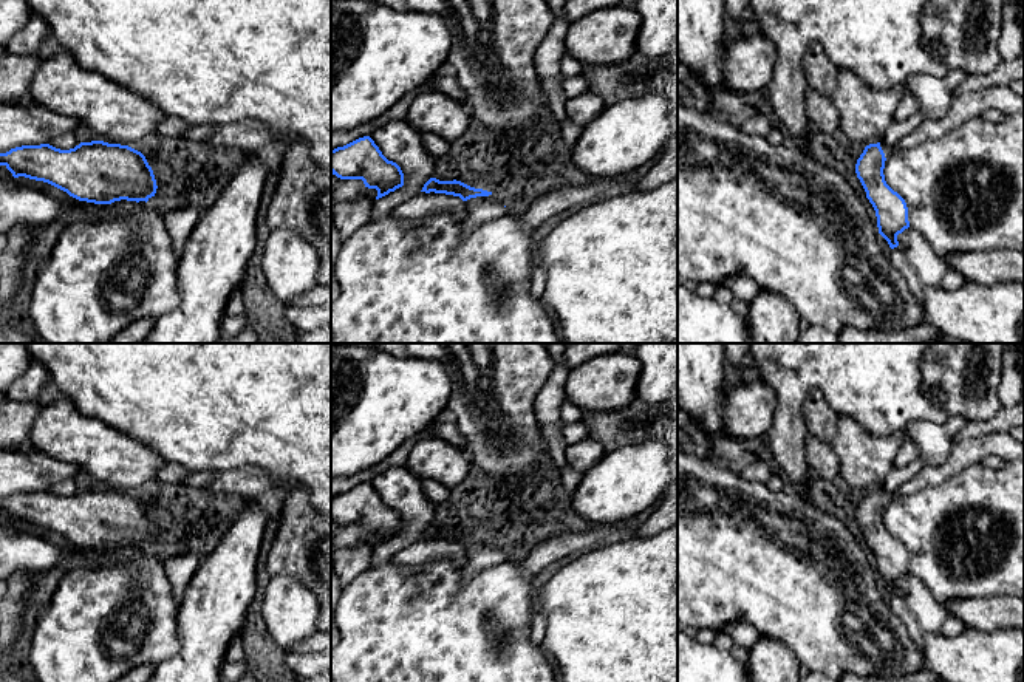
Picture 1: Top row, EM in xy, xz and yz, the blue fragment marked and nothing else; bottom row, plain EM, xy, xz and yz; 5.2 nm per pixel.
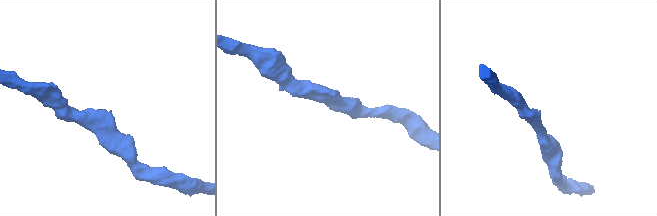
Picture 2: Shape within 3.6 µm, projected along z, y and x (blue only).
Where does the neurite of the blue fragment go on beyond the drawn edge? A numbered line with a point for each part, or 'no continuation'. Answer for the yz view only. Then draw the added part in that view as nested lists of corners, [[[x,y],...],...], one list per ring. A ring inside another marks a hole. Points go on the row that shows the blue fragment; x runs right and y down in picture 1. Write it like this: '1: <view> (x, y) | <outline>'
1: yz (965, 105) | [[[995,85],[982,91],[959,93],[953,97],[951,108],[940,121],[923,119],[922,125],[906,135],[896,147],[880,142],[888,158],[894,150],[911,148],[923,141],[937,139],[967,121],[982,116],[988,108],[996,108],[1005,116],[1024,113],[1024,97],[1012,91],[1009,85]]]

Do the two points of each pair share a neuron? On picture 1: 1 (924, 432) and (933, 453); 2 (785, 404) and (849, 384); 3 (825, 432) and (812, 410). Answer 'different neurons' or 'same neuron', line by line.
1: same neuron
2: same neuron
3: same neuron

